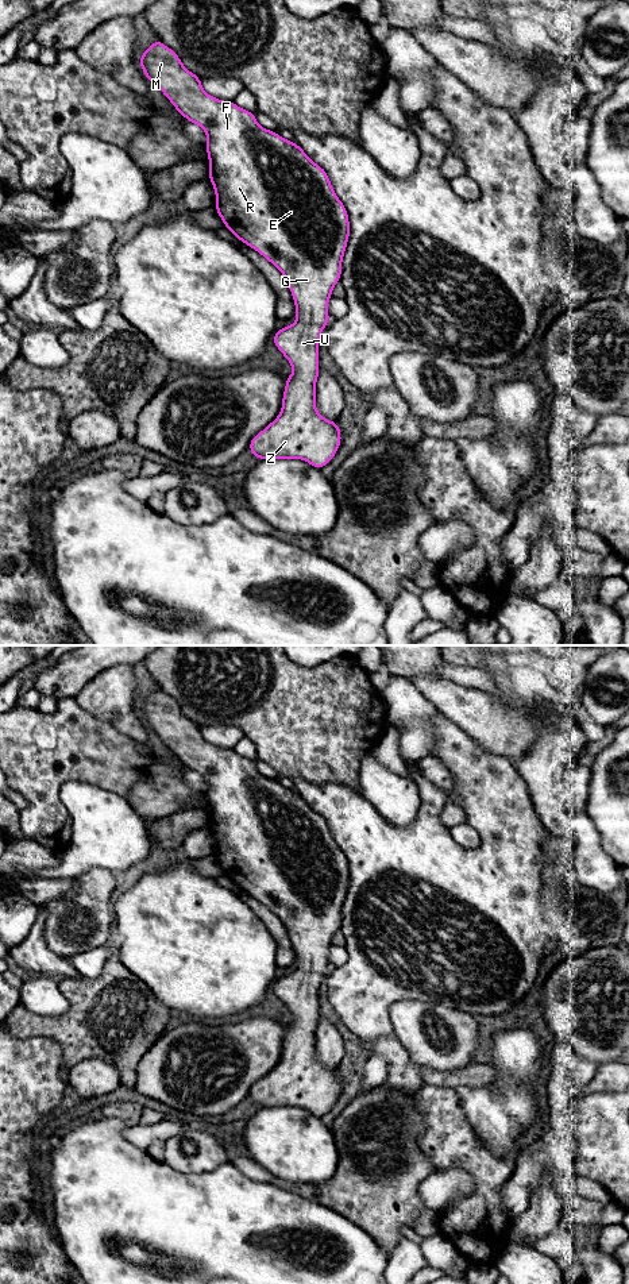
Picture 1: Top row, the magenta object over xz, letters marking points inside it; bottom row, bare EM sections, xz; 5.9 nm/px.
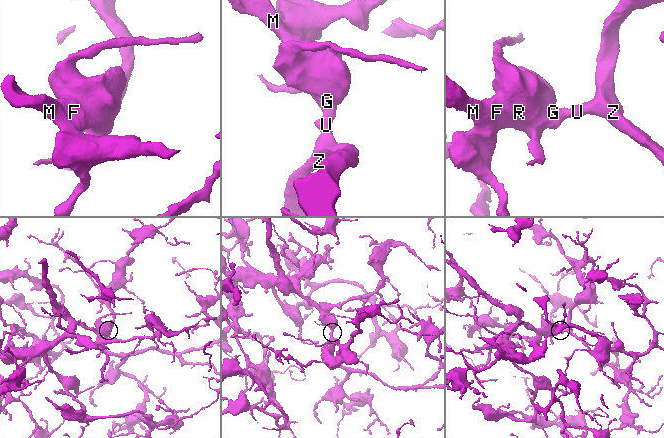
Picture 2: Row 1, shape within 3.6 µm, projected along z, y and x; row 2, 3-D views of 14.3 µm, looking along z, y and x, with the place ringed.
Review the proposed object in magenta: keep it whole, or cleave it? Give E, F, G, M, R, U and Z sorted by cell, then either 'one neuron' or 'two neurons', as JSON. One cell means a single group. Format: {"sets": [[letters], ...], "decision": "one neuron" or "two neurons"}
{"sets": [["E", "F", "G", "M", "R", "U", "Z"]], "decision": "one neuron"}

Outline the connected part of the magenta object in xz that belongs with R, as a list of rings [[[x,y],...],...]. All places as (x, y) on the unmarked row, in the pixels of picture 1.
[[[159,687],[139,705],[139,712],[148,730],[155,732],[188,770],[198,772],[207,782],[208,787],[204,794],[209,806],[208,826],[216,842],[213,856],[235,886],[263,903],[282,921],[296,952],[297,969],[277,978],[273,983],[275,995],[293,1015],[293,1022],[286,1025],[282,1056],[277,1067],[251,1087],[248,1098],[258,1108],[301,1107],[321,1118],[333,1107],[341,1092],[337,1069],[324,1067],[316,1057],[316,1029],[320,1022],[319,988],[321,978],[327,976],[331,968],[328,949],[333,934],[340,929],[341,909],[351,880],[347,856],[336,844],[328,821],[314,811],[296,790],[286,788],[277,780],[259,774],[255,760],[244,759],[234,749],[208,743],[202,737],[201,726],[189,720],[178,702]]]

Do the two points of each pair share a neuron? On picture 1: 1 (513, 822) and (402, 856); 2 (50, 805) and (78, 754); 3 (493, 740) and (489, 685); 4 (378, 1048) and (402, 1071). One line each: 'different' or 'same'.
1: same
2: same
3: different
4: same

